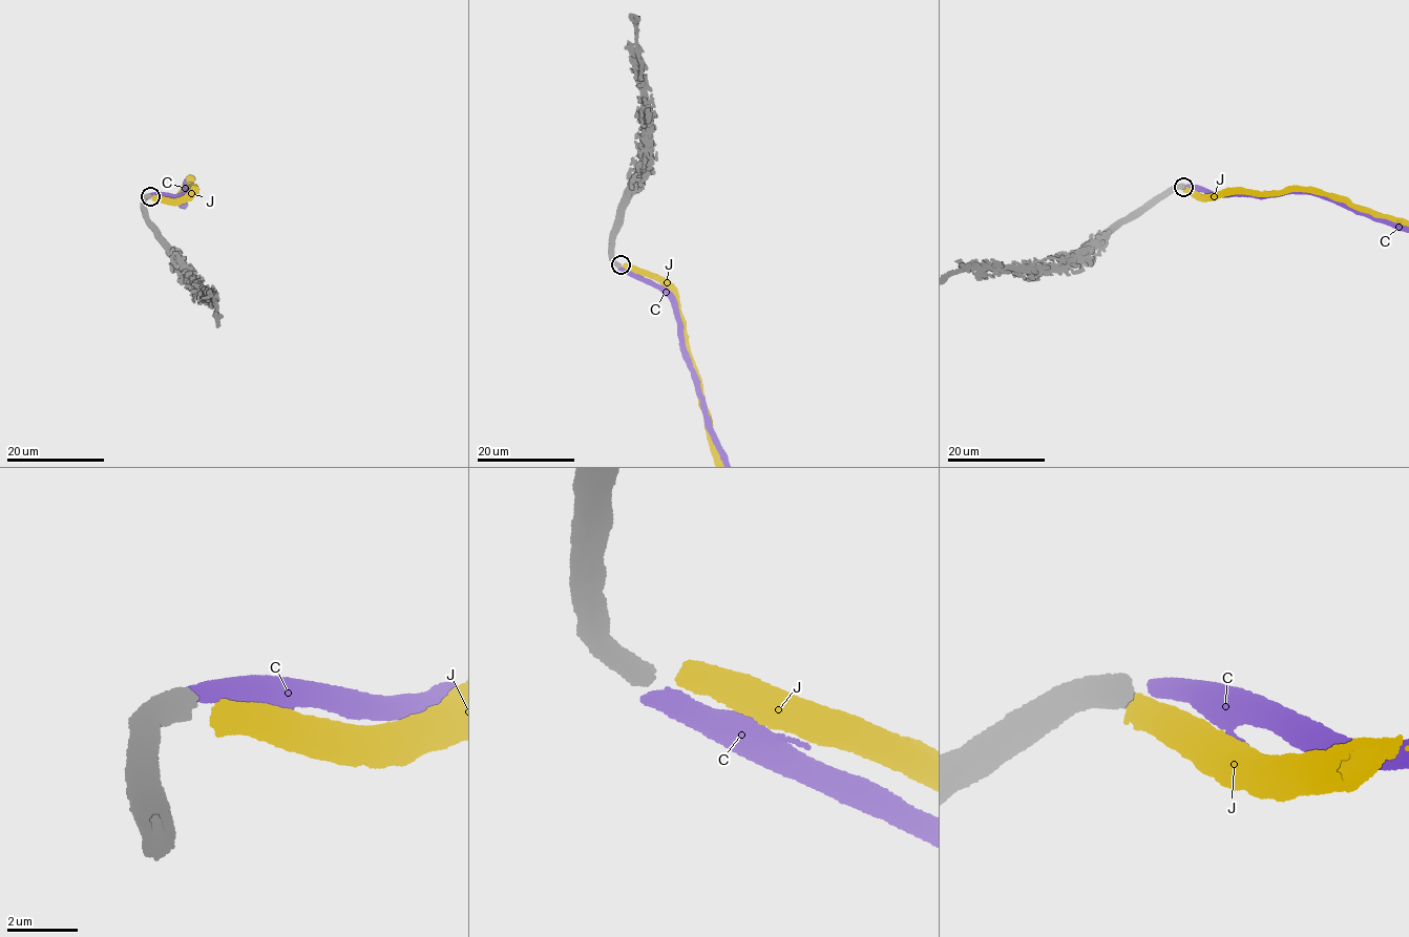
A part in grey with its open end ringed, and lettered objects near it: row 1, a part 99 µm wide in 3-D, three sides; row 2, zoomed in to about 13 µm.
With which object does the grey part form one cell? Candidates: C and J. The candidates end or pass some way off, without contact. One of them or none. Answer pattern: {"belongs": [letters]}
{"belongs": ["J"]}

